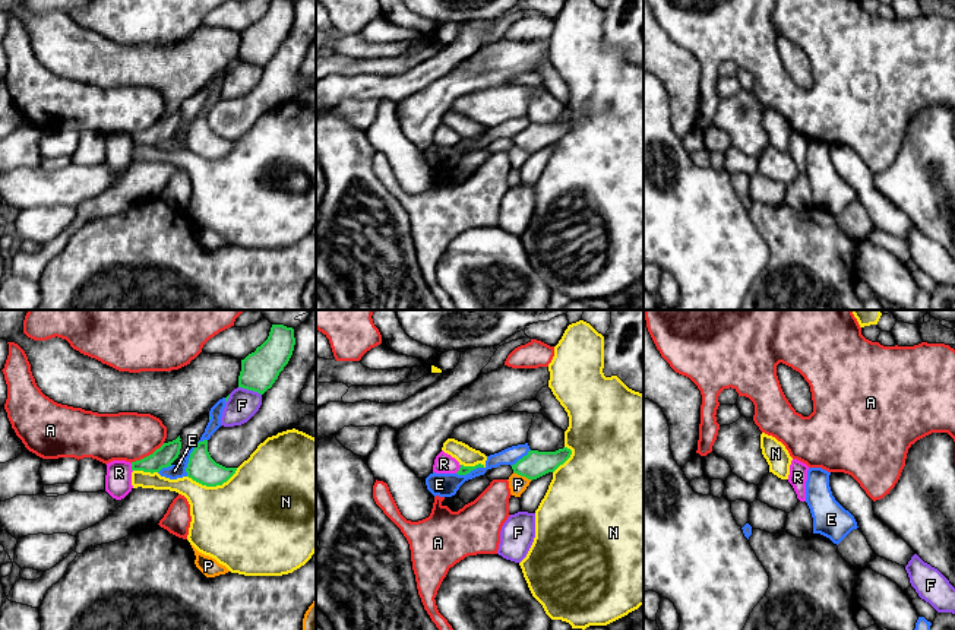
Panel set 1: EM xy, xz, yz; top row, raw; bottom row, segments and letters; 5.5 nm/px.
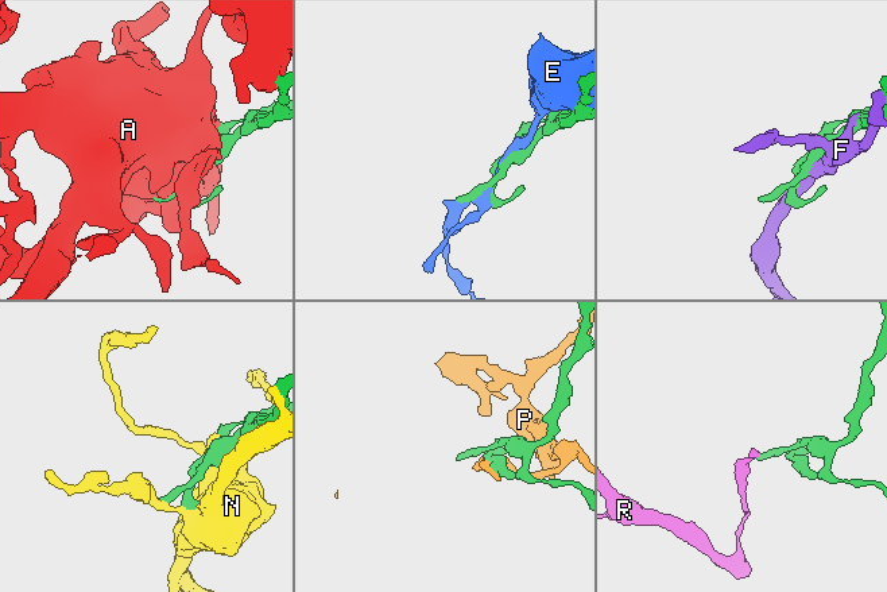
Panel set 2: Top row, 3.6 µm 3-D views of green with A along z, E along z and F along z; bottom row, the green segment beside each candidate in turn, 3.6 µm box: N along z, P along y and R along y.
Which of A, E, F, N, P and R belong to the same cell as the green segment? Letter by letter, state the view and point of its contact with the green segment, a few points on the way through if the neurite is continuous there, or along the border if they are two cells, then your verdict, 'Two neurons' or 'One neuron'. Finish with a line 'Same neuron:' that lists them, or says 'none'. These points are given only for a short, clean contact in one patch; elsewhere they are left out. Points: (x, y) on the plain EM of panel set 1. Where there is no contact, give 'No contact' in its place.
A: Touches green at xy (146, 129). Two neurons
E: Touches green at xy (190, 127). Two neurons
F: Touches green at xy (250, 62). Two neurons
N: Touches green at xy (212, 158). Two neurons
P: Touches green at xz (522, 148). Two neurons
R: Touches green at xz (459, 142). Boundary: xz (461, 138), (455, 145). Two neurons
Same neuron: none

